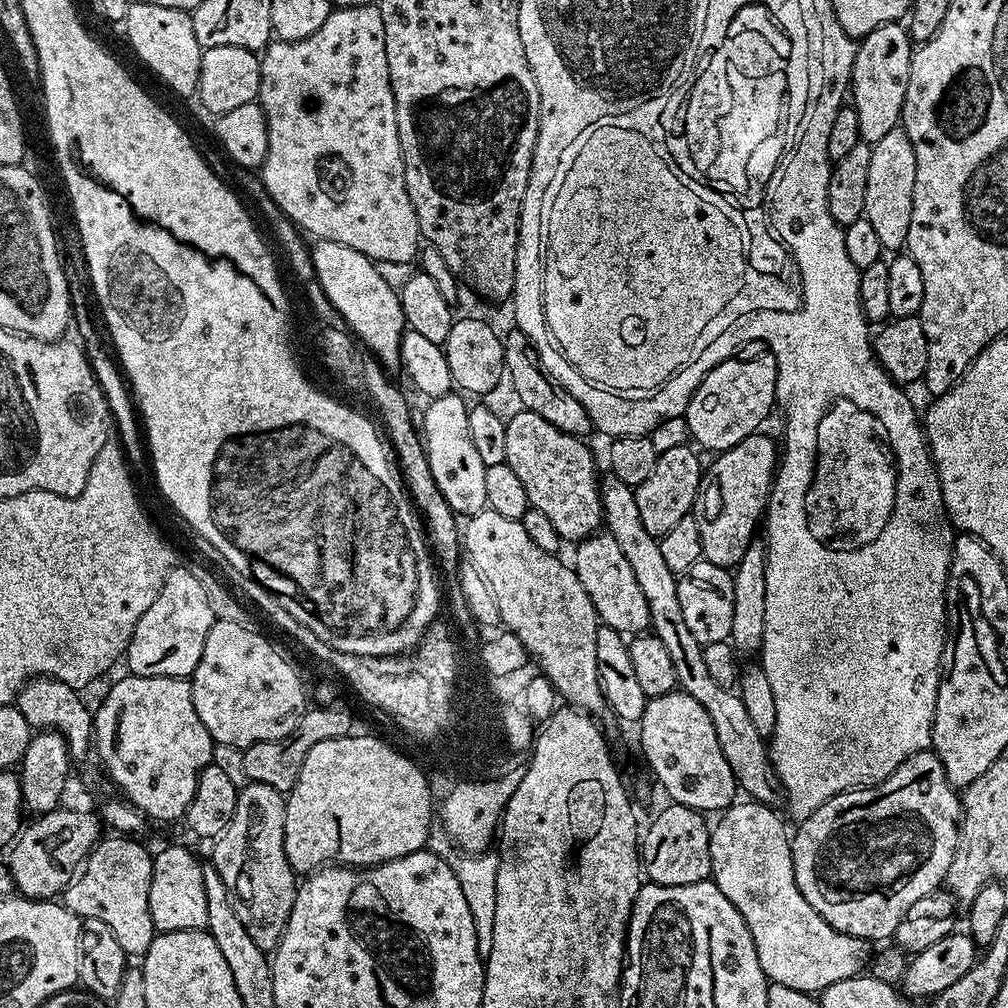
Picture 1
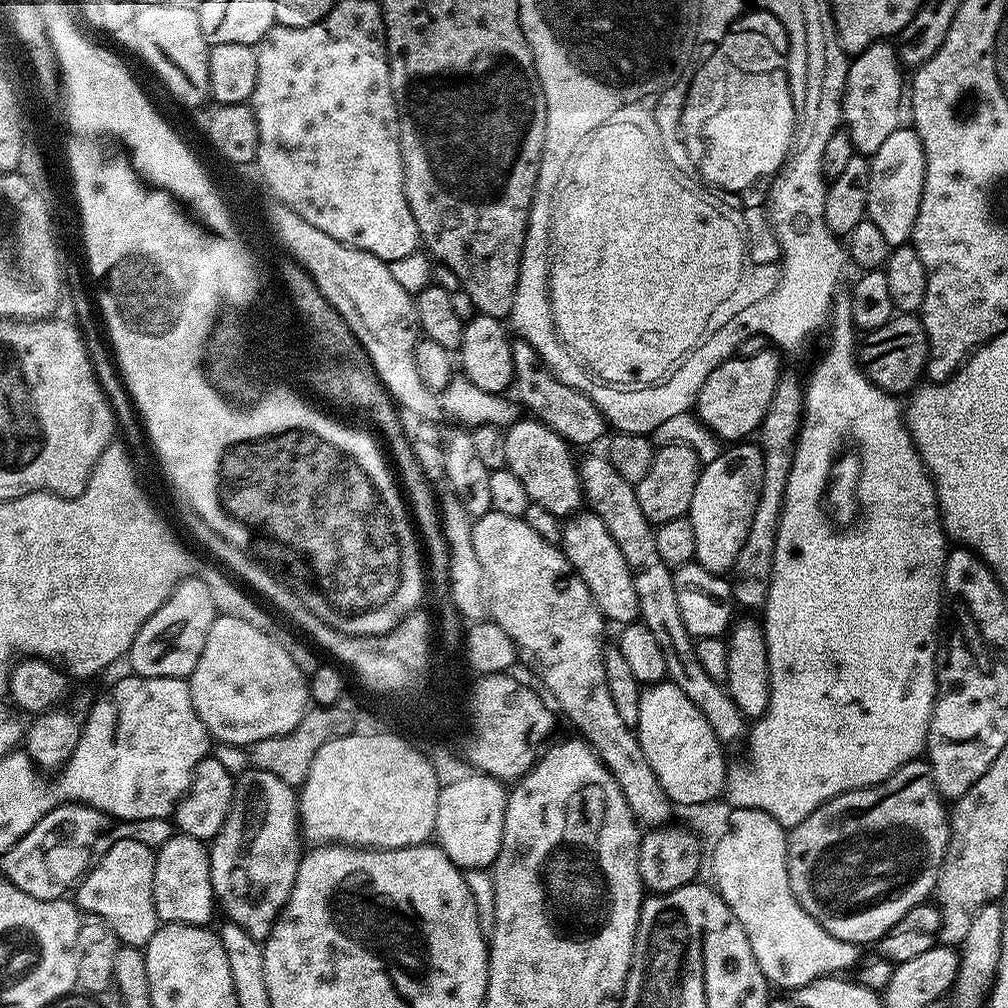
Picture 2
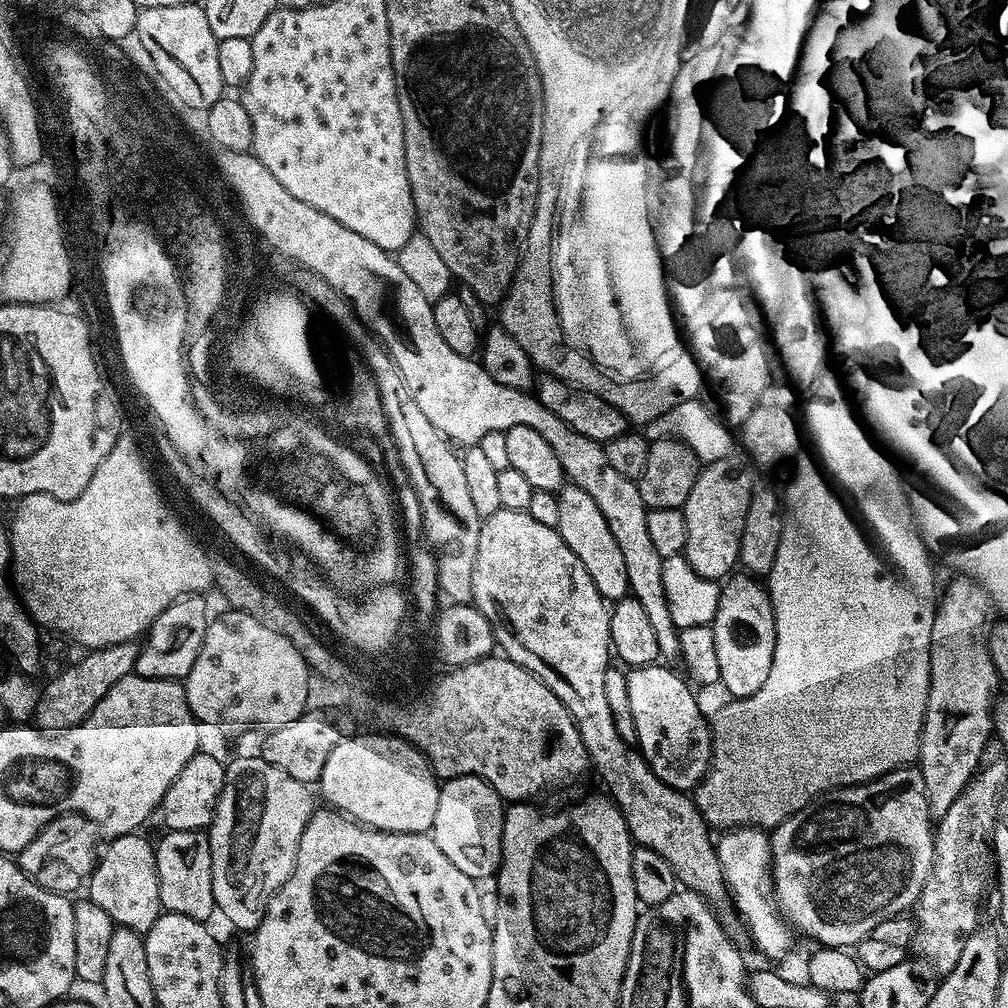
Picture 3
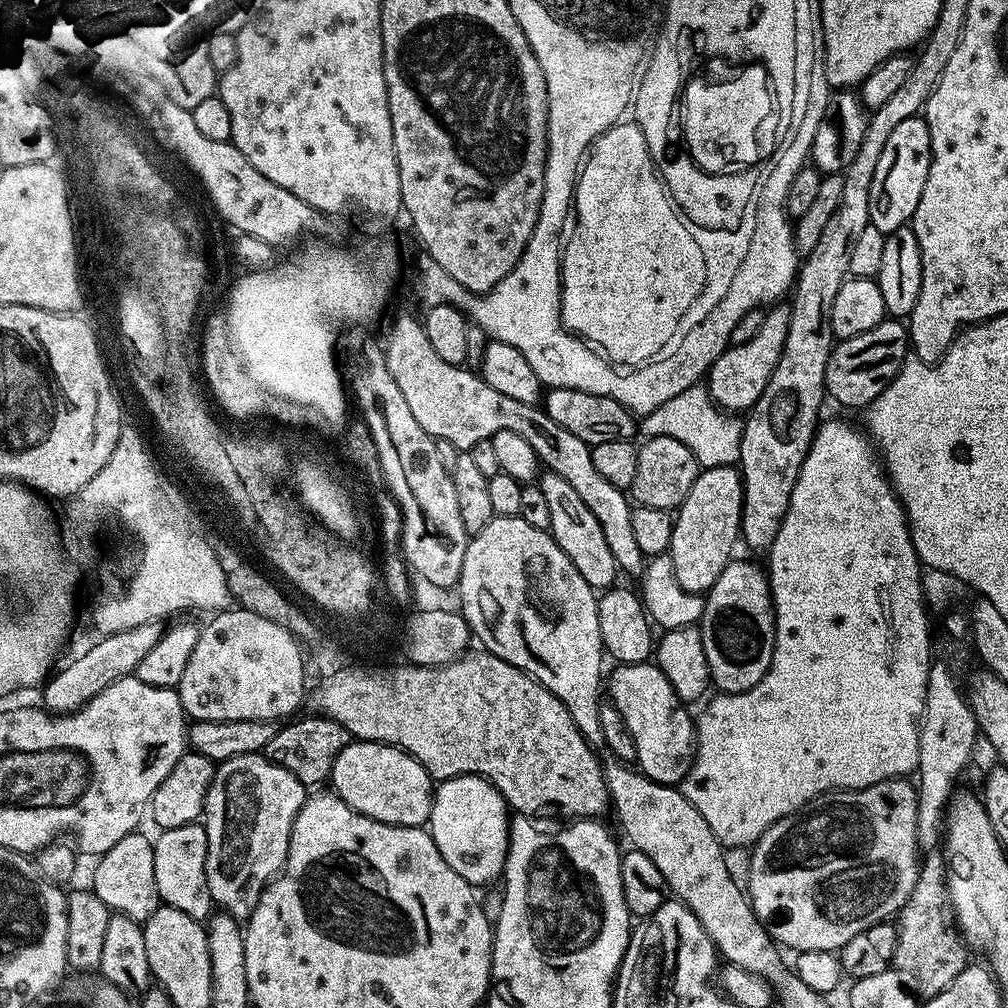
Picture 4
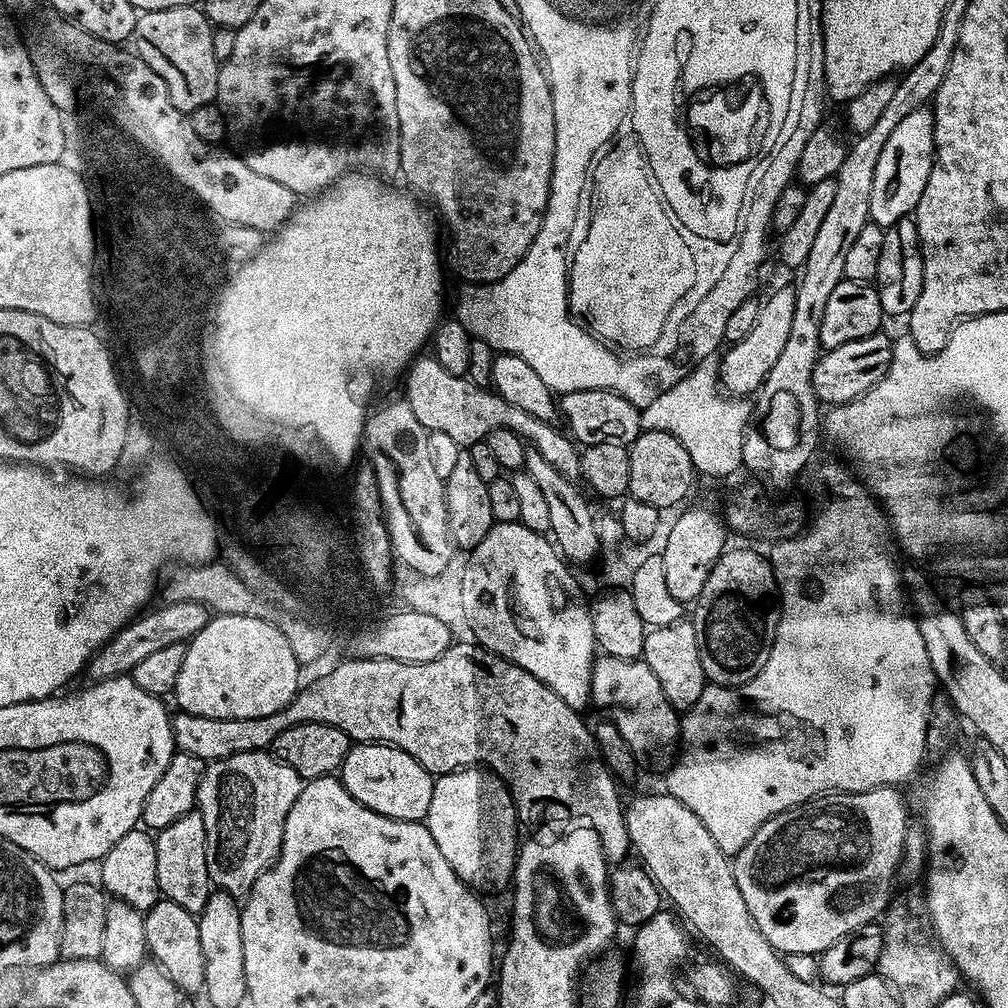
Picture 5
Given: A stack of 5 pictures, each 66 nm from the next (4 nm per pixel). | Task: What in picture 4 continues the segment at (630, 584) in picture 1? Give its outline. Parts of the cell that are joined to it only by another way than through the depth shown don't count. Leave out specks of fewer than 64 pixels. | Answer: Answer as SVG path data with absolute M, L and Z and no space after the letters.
M545 471L539 477L538 487L542 494L546 494L552 537L556 539L556 545L563 550L566 558L574 562L574 570L578 570L578 574L586 578L593 590L607 590L613 587L617 583L616 576L618 577L616 559L614 554L610 554L610 546L606 546L606 534L598 518L590 514L590 506L586 506L586 502L578 498L574 486L570 486L570 482L566 482L566 478L562 478L557 472Z

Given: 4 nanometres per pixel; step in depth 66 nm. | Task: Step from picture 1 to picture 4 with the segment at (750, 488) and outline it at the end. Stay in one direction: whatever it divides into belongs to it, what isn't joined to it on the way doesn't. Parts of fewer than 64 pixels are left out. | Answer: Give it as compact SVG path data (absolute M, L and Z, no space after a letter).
M724 465L724 466L714 466L713 468L705 468L703 471L699 473L696 477L696 481L694 482L694 486L690 486L690 494L686 494L686 498L683 502L680 503L680 507L675 509L674 519L672 521L672 537L670 538L670 546L668 547L667 555L672 557L672 565L674 566L674 578L678 578L678 586L682 586L682 590L686 590L687 592L698 592L701 594L707 593L709 588L714 586L714 582L718 582L718 574L722 574L722 570L728 565L729 560L733 559L734 552L732 552L732 547L735 546L736 540L738 544L738 537L740 536L740 515L742 514L742 510L744 509L744 477L741 476L739 467L733 465Z

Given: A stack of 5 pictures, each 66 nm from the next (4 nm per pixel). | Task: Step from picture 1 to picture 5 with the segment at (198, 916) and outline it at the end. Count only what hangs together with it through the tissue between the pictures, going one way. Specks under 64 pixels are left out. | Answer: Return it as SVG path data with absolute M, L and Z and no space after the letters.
M199 810L182 814L178 822L170 822L170 826L159 829L155 833L156 853L158 854L158 886L163 899L182 906L182 910L198 914L202 906L206 906L206 898L214 891L210 874L206 870L206 822L202 822Z

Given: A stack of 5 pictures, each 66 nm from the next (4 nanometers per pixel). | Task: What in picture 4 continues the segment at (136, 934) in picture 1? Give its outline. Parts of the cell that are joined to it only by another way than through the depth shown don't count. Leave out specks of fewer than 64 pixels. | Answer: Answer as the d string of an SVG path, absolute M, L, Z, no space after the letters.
M137 830L126 834L122 842L114 842L114 846L110 846L110 850L95 861L96 869L92 872L90 883L91 891L96 892L113 913L128 916L137 922L150 919L162 904L158 882L154 882L154 843L142 833Z

